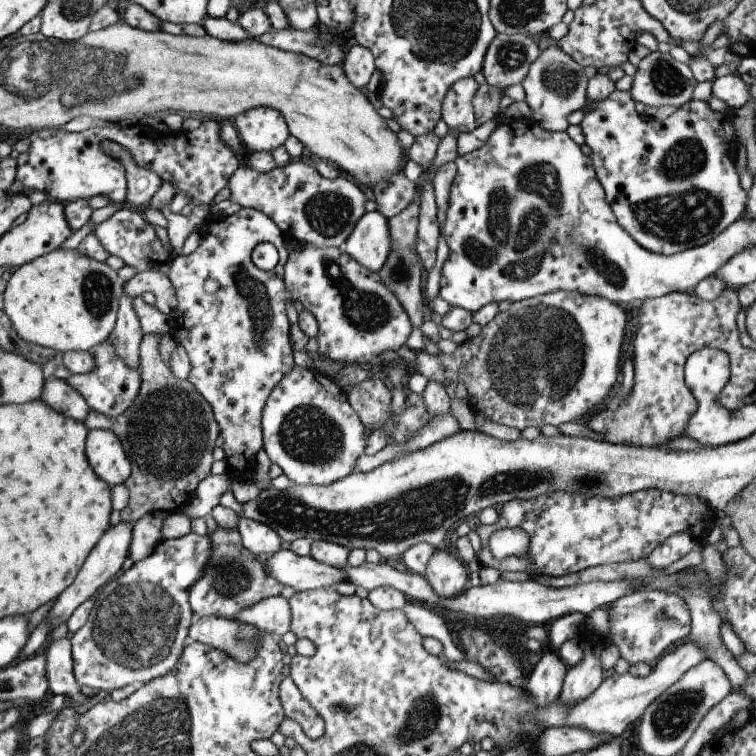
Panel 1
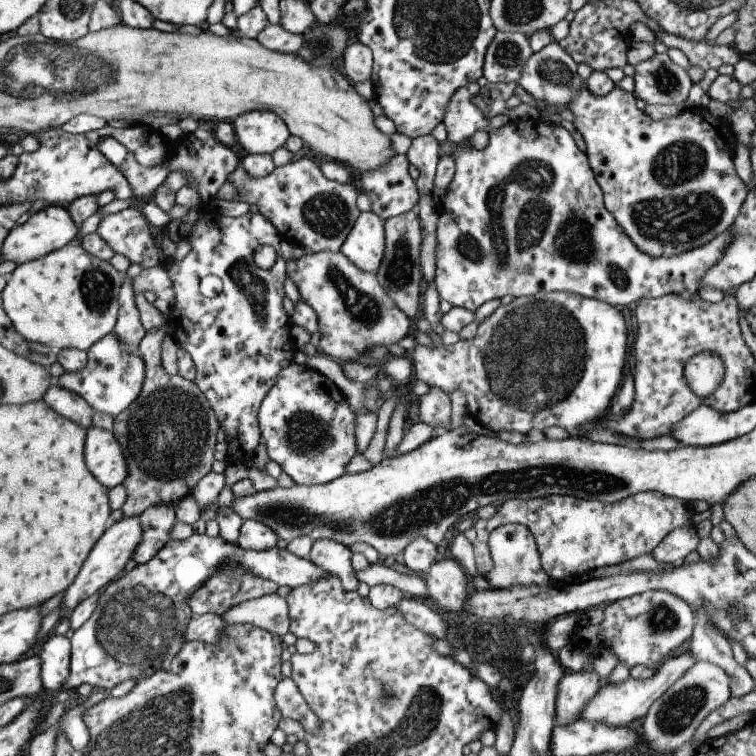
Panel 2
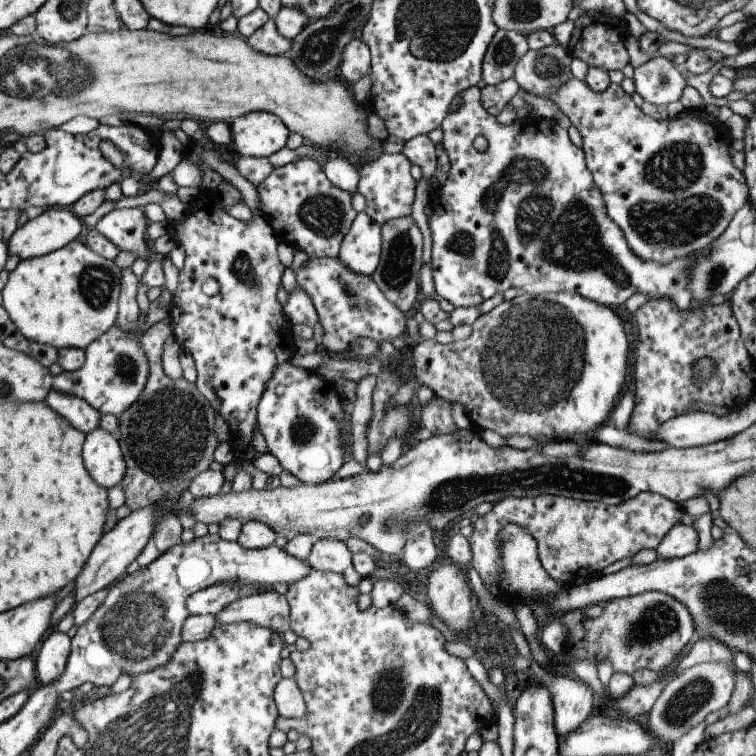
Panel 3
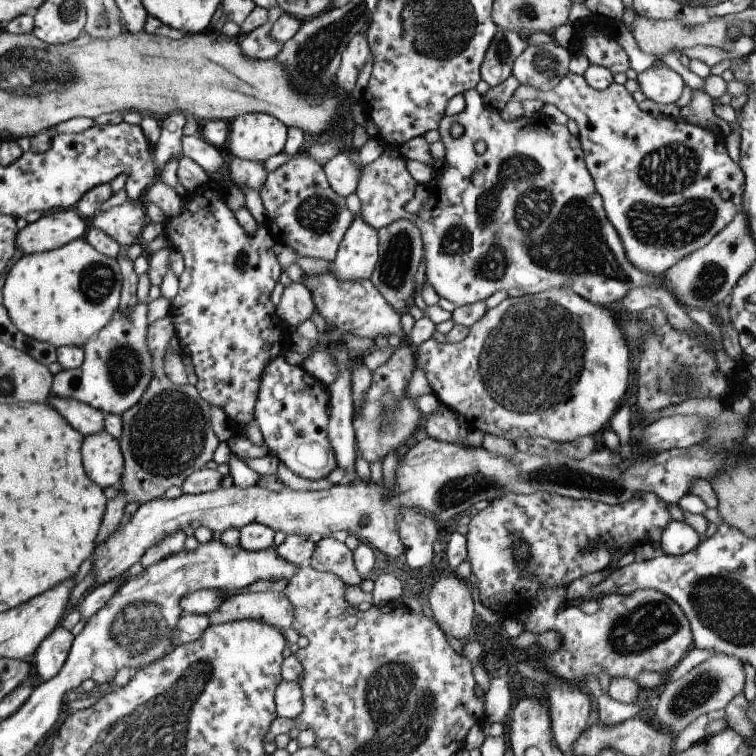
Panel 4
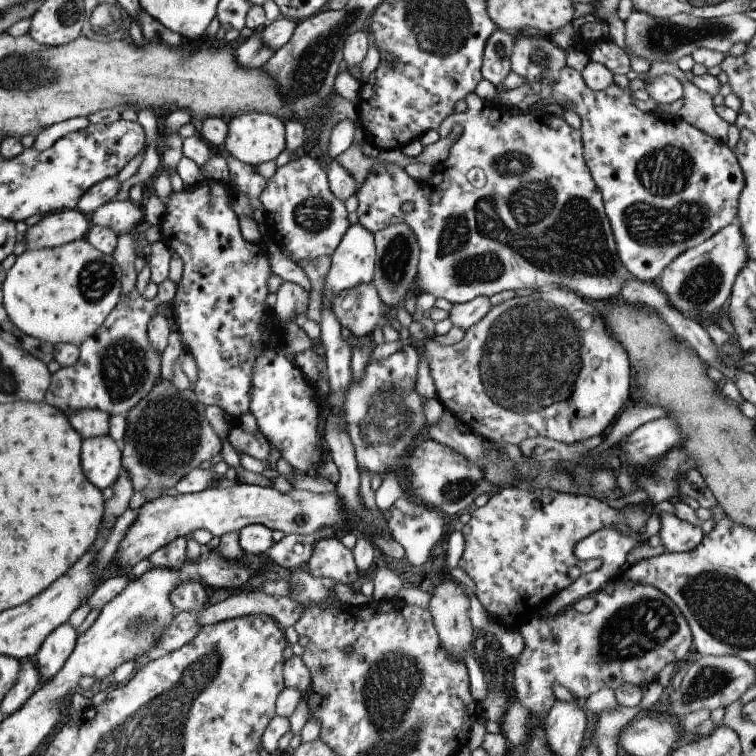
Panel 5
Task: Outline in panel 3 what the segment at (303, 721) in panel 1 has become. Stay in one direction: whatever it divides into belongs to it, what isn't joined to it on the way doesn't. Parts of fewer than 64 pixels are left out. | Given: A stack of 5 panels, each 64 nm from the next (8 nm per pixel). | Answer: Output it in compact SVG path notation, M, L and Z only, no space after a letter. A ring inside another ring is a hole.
M294 677L280 679L275 686L273 697L280 717L299 719L307 712L304 697Z

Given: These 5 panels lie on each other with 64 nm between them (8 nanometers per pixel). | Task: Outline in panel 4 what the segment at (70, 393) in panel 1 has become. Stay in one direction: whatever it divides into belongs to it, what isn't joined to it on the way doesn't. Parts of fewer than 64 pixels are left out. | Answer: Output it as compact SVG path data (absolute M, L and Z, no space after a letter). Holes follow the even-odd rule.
M49 395L47 402L53 406L84 437L104 429L105 414L76 399L63 399Z

